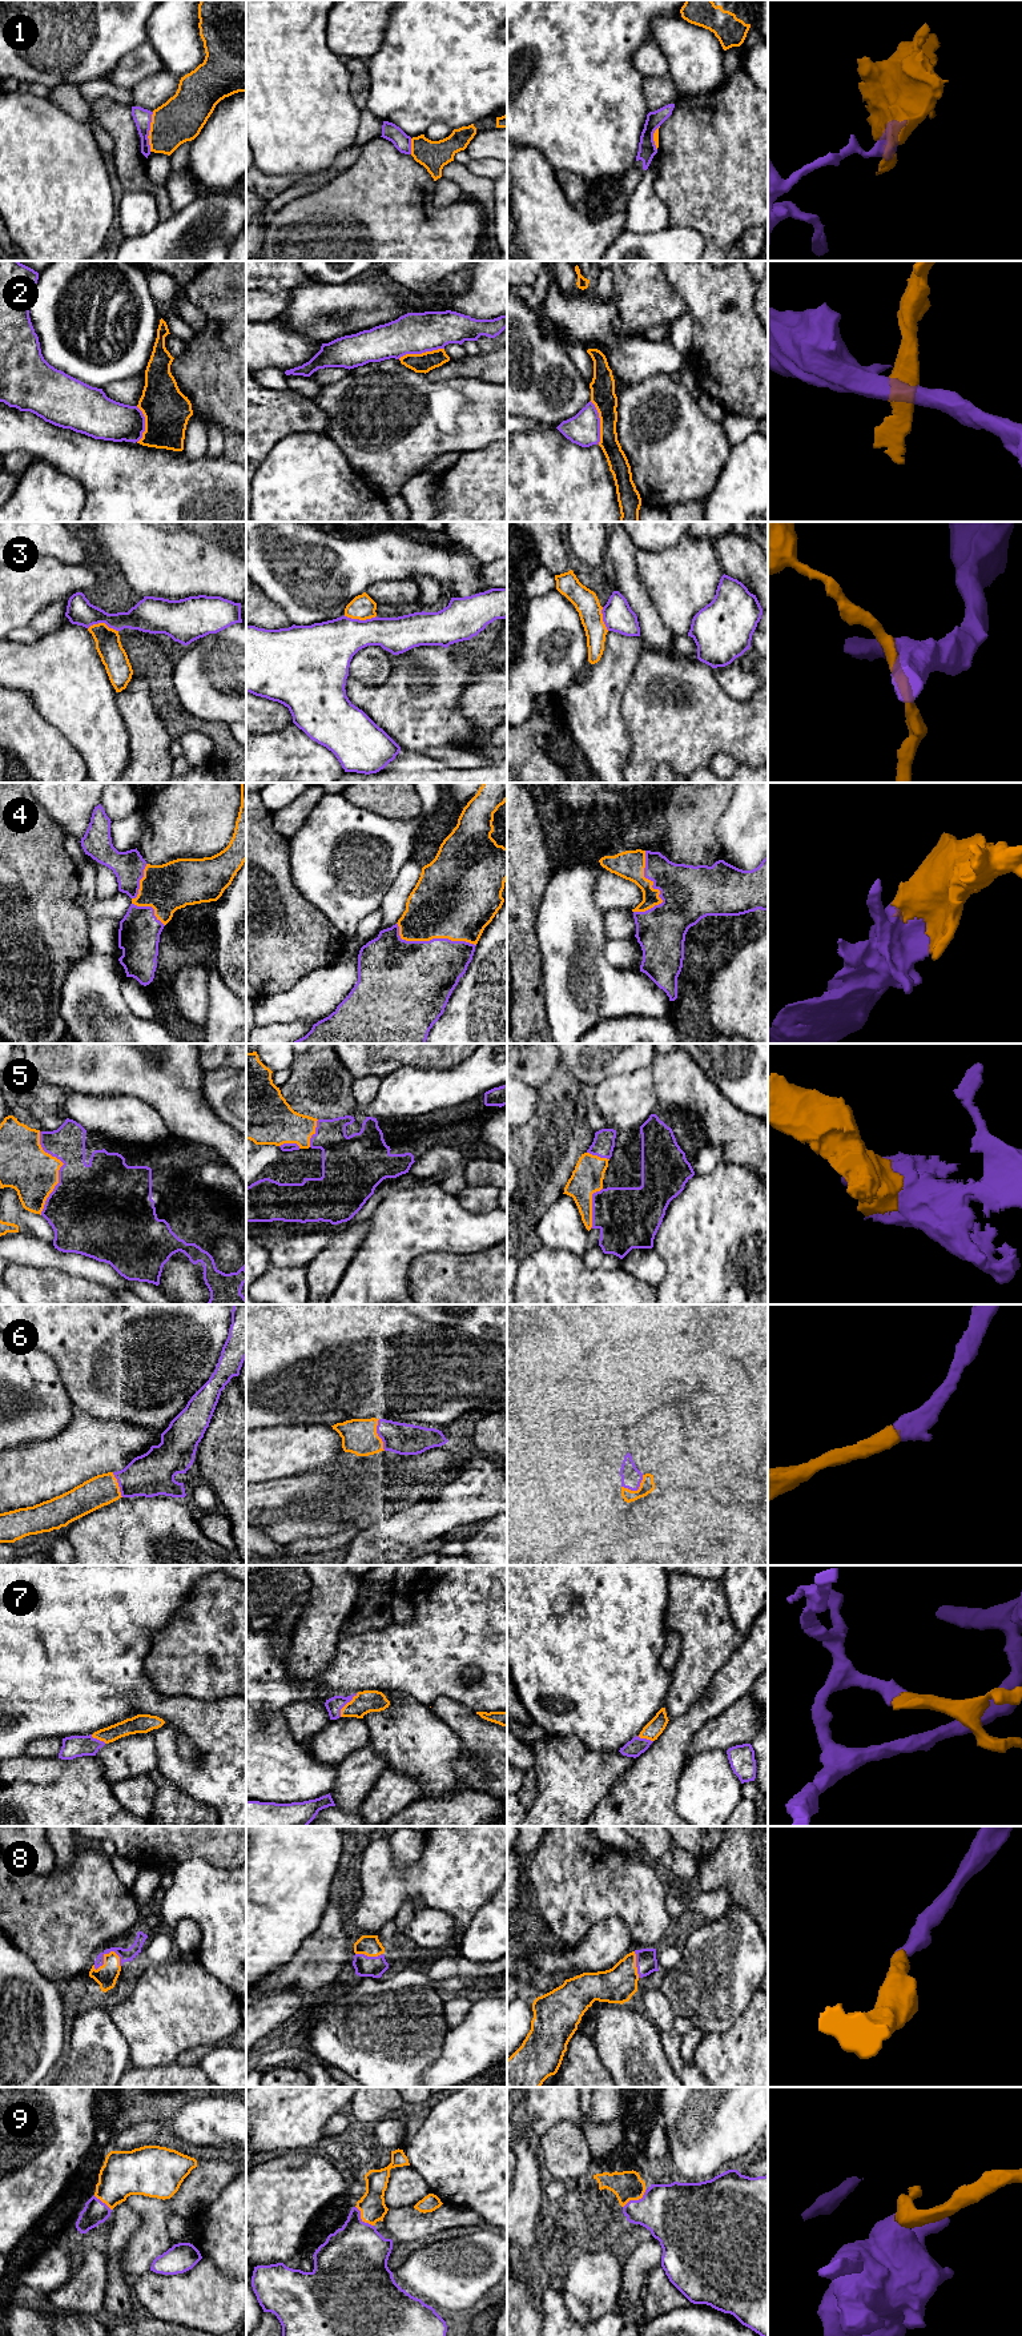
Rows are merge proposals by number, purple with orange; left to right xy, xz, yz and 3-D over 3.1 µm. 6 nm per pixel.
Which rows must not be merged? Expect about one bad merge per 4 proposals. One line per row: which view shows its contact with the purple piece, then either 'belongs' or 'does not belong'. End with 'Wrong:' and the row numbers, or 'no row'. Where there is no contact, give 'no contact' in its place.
1: xy | does not belong
2: xz | does not belong
3: xz | does not belong
4: xz | belongs
5: xy | belongs
6: xz | belongs
7: xz | belongs
8: xy | belongs
9: yz | belongs
Wrong: 1, 2, 3

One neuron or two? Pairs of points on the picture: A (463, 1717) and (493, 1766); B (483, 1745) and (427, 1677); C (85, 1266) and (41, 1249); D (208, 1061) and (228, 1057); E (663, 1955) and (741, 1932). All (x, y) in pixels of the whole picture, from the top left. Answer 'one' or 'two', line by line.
A: one
B: two
C: one
D: one
E: two

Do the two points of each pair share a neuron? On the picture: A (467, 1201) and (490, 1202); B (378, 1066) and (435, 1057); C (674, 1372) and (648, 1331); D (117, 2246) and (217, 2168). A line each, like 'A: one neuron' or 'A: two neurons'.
A: one neuron
B: one neuron
C: one neuron
D: two neurons

